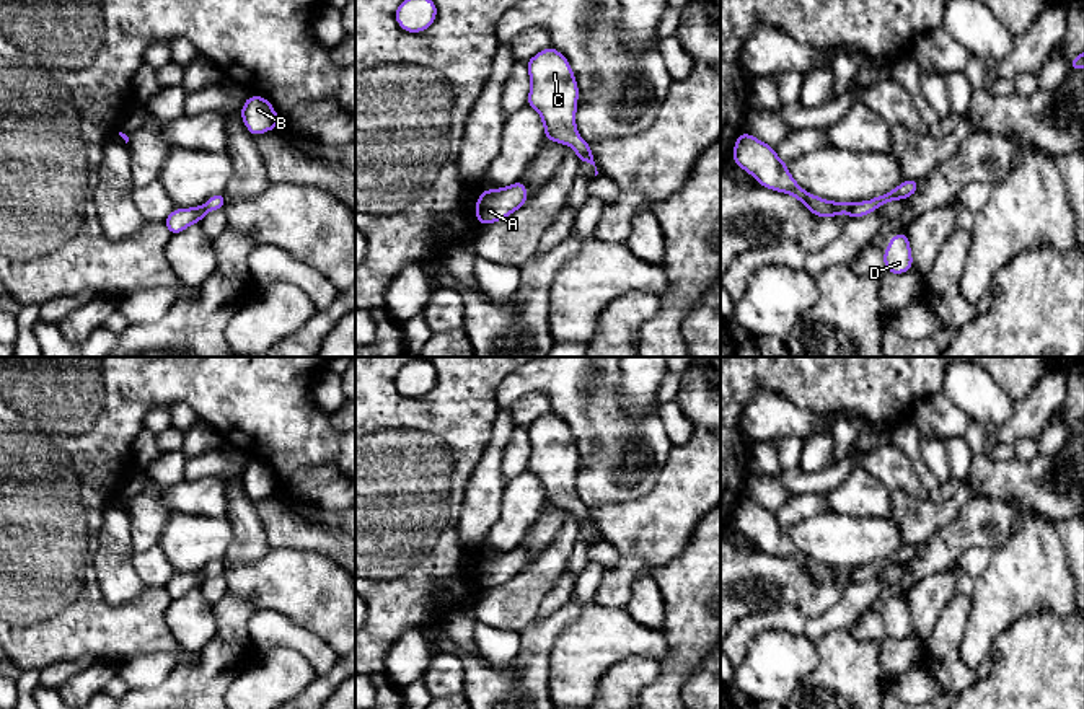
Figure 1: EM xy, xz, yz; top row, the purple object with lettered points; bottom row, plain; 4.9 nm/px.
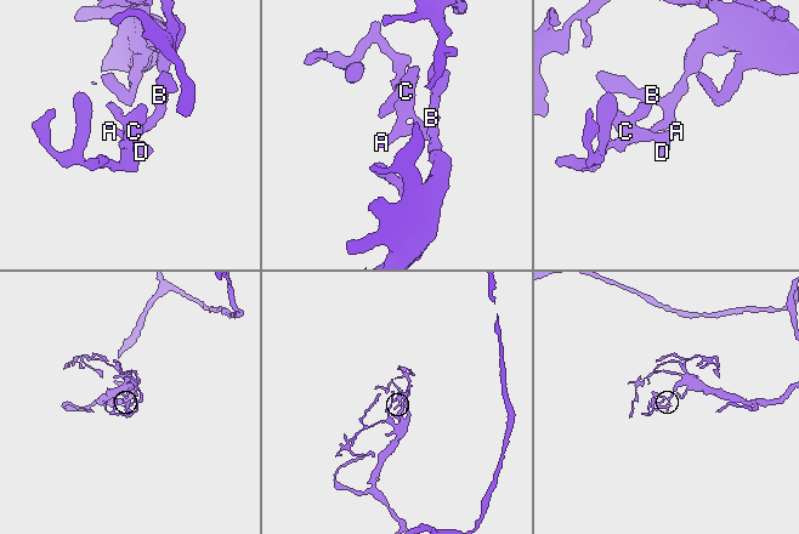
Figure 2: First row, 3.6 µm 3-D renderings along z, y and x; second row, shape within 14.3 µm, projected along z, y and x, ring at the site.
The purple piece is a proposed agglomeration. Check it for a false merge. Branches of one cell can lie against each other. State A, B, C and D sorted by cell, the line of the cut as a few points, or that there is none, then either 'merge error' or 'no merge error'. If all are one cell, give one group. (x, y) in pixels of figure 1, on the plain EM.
groups A B C D; cut none; no merge error

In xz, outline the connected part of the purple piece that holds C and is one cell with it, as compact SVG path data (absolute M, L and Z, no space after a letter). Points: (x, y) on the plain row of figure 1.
M553 411L527 427L530 460L527 469L540 478L544 504L572 512L579 526L595 531L590 509L575 491L579 451L569 425Z

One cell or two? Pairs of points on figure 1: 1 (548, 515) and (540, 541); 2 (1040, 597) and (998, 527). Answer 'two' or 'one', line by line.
1: one
2: two

